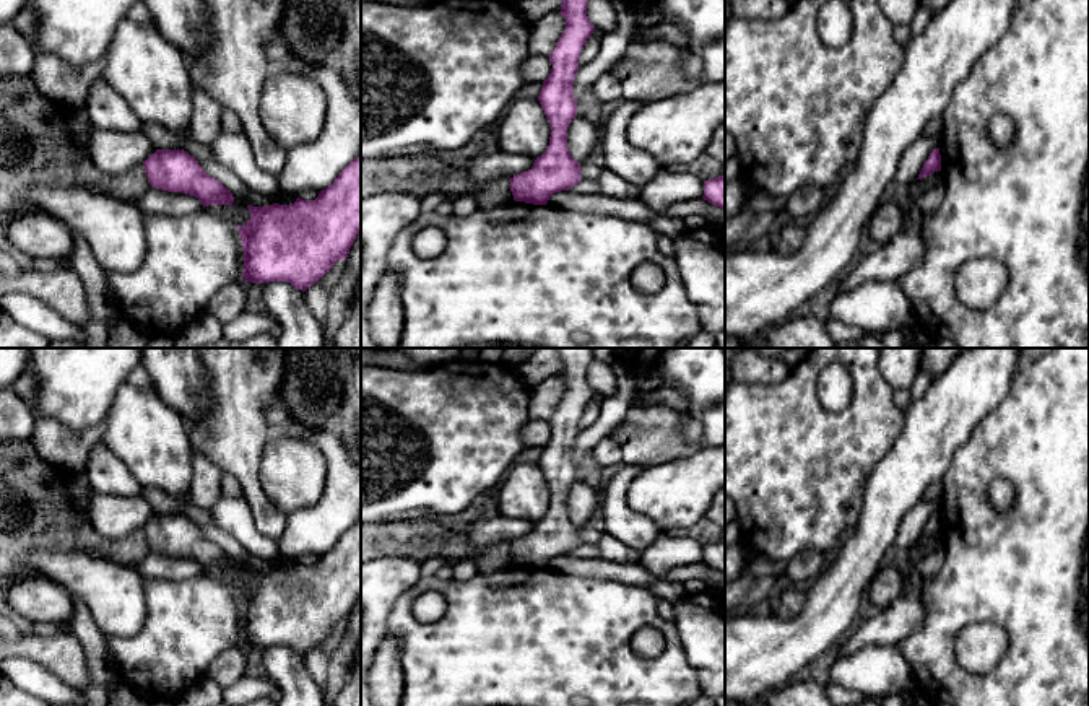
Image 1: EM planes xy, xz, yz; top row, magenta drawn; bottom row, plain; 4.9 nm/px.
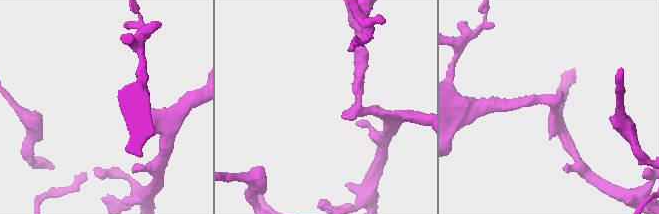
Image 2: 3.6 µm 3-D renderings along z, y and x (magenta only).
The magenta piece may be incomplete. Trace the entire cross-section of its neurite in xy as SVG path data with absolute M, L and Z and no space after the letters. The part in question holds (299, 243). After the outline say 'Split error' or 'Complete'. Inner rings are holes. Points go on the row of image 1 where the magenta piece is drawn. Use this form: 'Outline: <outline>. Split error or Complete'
Outline: M361 155L315 200L247 205L250 220L236 226L244 249L242 280L288 281L306 291L336 260L346 260L361 233Z. Complete

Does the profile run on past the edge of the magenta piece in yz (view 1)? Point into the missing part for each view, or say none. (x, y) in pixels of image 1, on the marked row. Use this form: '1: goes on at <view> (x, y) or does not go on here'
1: does not go on here

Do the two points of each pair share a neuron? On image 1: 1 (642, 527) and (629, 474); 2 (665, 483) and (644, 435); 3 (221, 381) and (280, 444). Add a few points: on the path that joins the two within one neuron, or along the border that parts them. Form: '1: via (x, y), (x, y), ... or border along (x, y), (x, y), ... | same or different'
1: via (629, 516), (620, 506), (620, 487) | same
2: border along (693, 451), (644, 469) | different
3: border along (272, 433), (257, 470) | different

